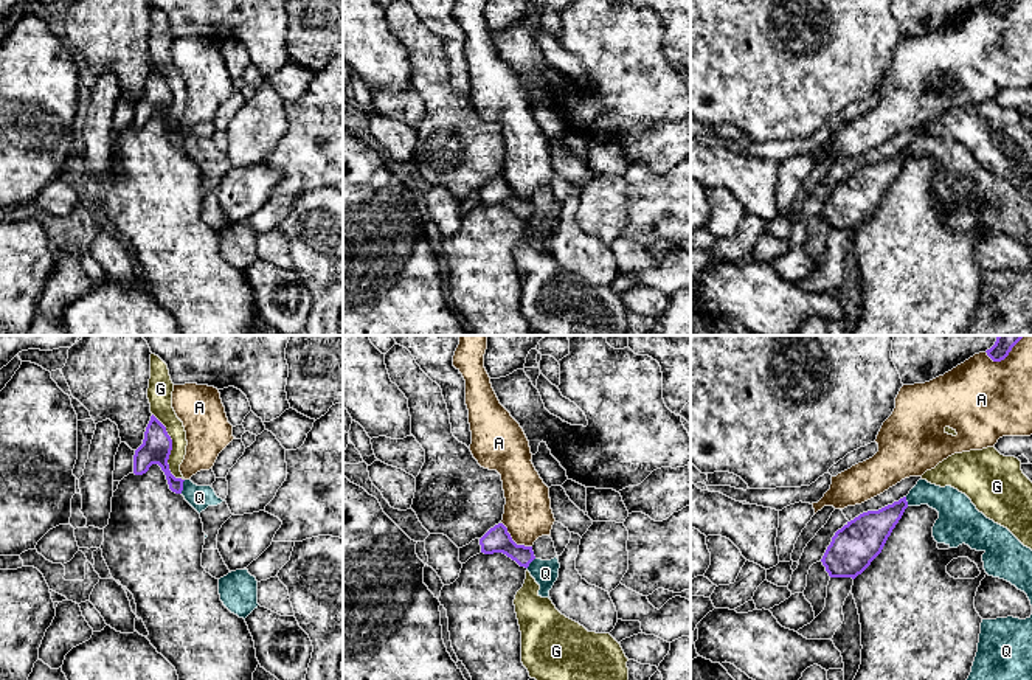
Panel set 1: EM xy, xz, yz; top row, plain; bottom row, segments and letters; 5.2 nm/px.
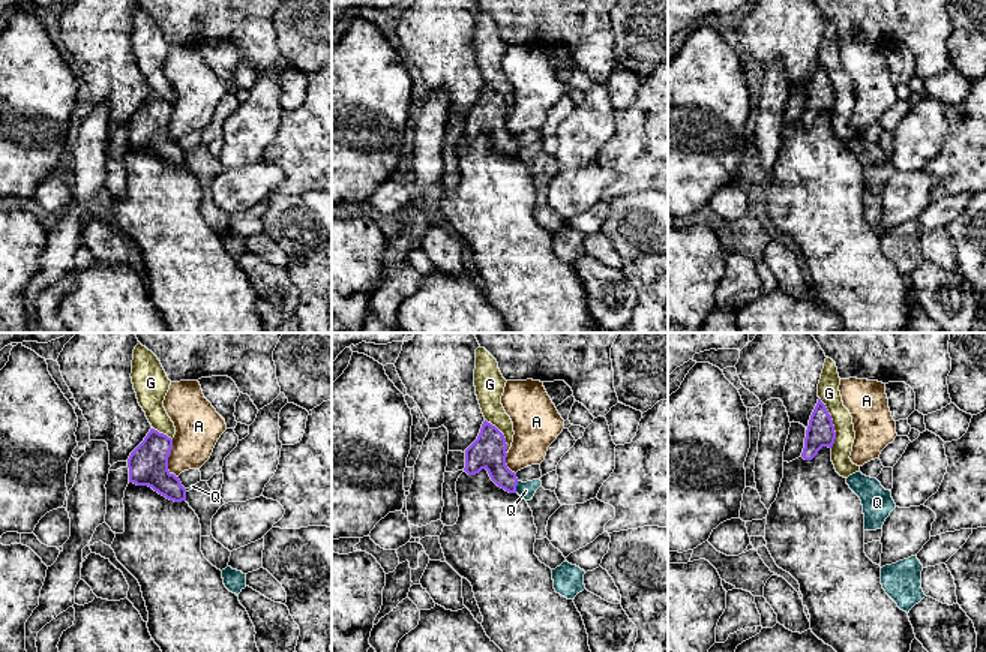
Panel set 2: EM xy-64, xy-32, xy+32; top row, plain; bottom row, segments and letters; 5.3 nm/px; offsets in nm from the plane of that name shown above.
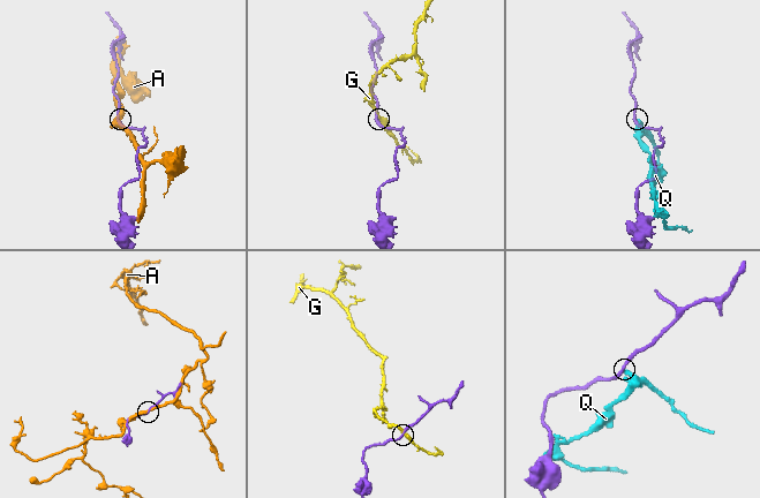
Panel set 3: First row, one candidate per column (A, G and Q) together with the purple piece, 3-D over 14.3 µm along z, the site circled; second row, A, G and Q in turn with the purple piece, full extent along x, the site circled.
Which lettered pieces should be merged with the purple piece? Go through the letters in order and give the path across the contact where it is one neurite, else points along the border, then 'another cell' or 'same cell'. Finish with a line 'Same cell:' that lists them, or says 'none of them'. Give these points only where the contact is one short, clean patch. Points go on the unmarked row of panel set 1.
A: another cell
G: another cell
Q: border xy (185, 132), (180, 145); another cell
Same cell: none of them

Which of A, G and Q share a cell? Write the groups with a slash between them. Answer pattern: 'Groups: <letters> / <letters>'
Groups: A / G / Q

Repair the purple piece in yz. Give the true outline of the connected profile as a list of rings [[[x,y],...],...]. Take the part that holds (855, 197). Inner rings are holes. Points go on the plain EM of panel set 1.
[[[906,149],[878,163],[868,163],[835,185],[821,214],[830,230],[861,227],[881,205],[888,189],[908,160]]]

